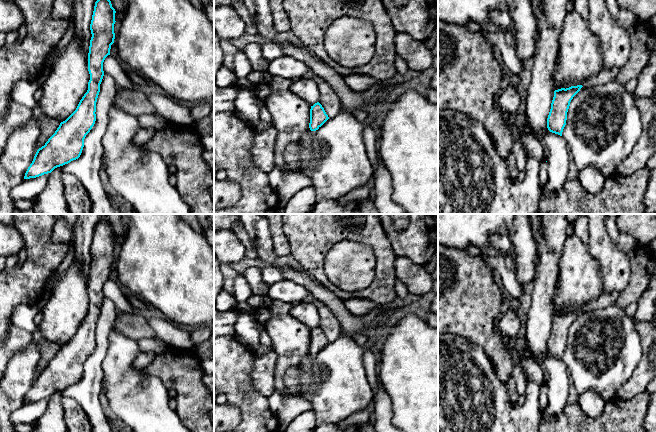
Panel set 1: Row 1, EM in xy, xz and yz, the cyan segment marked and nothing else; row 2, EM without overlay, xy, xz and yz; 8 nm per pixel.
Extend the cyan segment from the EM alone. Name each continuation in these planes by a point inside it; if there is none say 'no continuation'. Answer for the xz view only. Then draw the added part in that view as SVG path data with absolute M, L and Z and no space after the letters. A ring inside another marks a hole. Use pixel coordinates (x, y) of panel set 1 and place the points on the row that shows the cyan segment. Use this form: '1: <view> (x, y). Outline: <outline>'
no continuation

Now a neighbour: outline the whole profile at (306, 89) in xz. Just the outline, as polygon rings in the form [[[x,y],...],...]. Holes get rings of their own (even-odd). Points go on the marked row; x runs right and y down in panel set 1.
[[[301,78],[295,80],[291,84],[289,90],[292,94],[297,95],[299,98],[303,99],[311,106],[320,100],[318,84],[312,79]]]

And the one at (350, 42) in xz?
[[[340,17],[327,29],[324,48],[330,58],[348,68],[368,63],[375,53],[373,26],[359,18]]]

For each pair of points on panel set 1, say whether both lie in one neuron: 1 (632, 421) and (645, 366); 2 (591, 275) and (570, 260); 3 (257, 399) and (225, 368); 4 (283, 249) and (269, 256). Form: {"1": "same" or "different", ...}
{"1": "different", "2": "same", "3": "same", "4": "different"}

